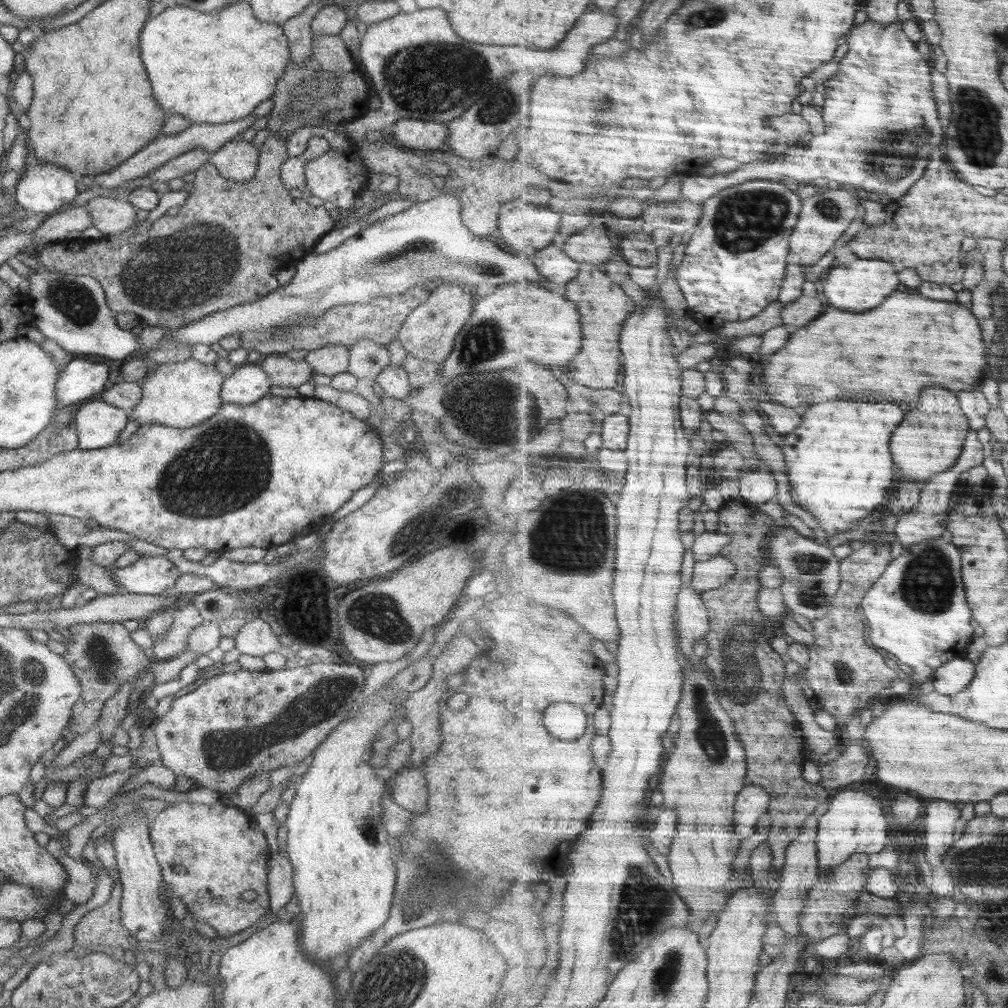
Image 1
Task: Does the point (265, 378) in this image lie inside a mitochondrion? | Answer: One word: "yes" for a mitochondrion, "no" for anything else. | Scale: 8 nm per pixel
no

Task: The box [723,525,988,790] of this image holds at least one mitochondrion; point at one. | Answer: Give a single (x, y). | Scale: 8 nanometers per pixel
(928, 582)

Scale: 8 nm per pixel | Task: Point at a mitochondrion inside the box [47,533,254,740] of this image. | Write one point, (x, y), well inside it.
(103, 658)

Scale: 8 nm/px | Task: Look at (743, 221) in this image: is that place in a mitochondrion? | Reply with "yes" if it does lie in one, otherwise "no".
yes

